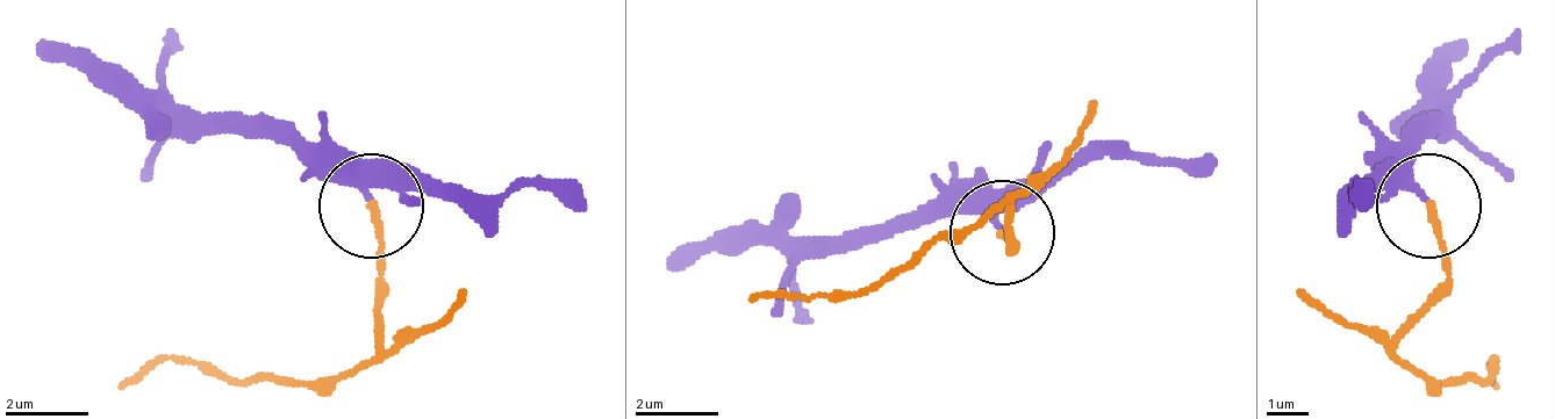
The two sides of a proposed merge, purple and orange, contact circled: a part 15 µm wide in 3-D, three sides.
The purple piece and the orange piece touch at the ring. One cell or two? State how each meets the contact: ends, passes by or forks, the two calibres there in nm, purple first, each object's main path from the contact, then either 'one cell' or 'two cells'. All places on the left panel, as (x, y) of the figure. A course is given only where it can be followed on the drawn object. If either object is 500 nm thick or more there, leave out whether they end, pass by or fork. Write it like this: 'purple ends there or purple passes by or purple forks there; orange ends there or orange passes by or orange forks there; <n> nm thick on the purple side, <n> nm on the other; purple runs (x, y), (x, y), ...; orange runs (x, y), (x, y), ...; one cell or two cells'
purple ends there; orange ends there; 300 nm thick on the purple side, 170 nm on the other; purple runs (368, 197), (295, 156), (222, 124), (159, 124), (34, 41); orange runs (368, 208), (379, 291), (379, 344), (337, 385), (306, 385), (233, 375), (170, 354), (117, 385); two cells

